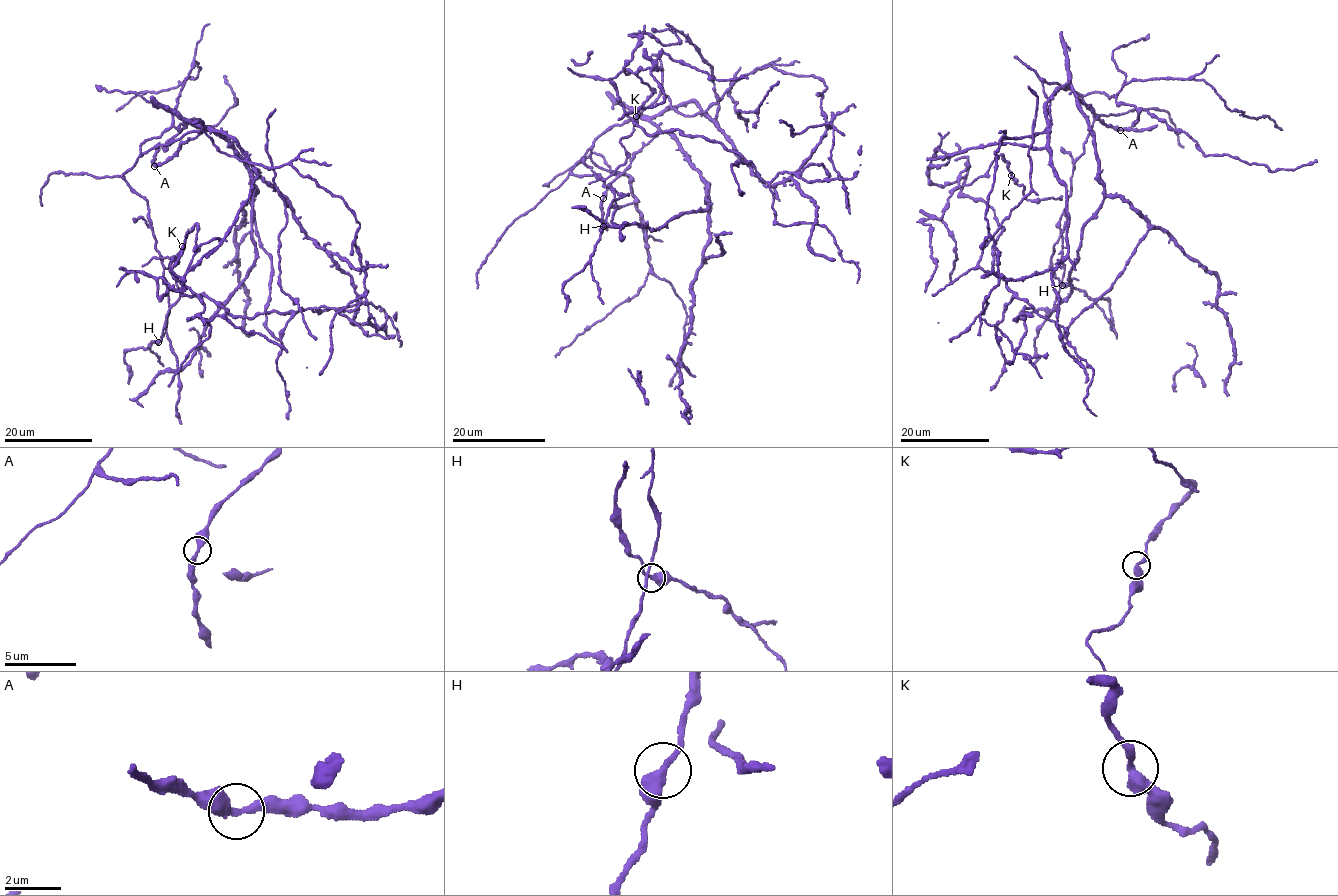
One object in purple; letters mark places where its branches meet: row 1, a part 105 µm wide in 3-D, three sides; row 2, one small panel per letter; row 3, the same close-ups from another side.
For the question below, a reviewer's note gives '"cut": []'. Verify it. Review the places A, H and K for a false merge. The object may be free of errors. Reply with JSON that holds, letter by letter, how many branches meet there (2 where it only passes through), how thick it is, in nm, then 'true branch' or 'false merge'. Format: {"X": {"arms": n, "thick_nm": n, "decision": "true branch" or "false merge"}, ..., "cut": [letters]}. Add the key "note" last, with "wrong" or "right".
{"A": {"arms": 2, "thick_nm": 360, "decision": "true branch"}, "H": {"arms": 2, "thick_nm": 360, "decision": "true branch"}, "K": {"arms": 2, "thick_nm": 360, "decision": "true branch"}, "cut": [], "note": "right"}

